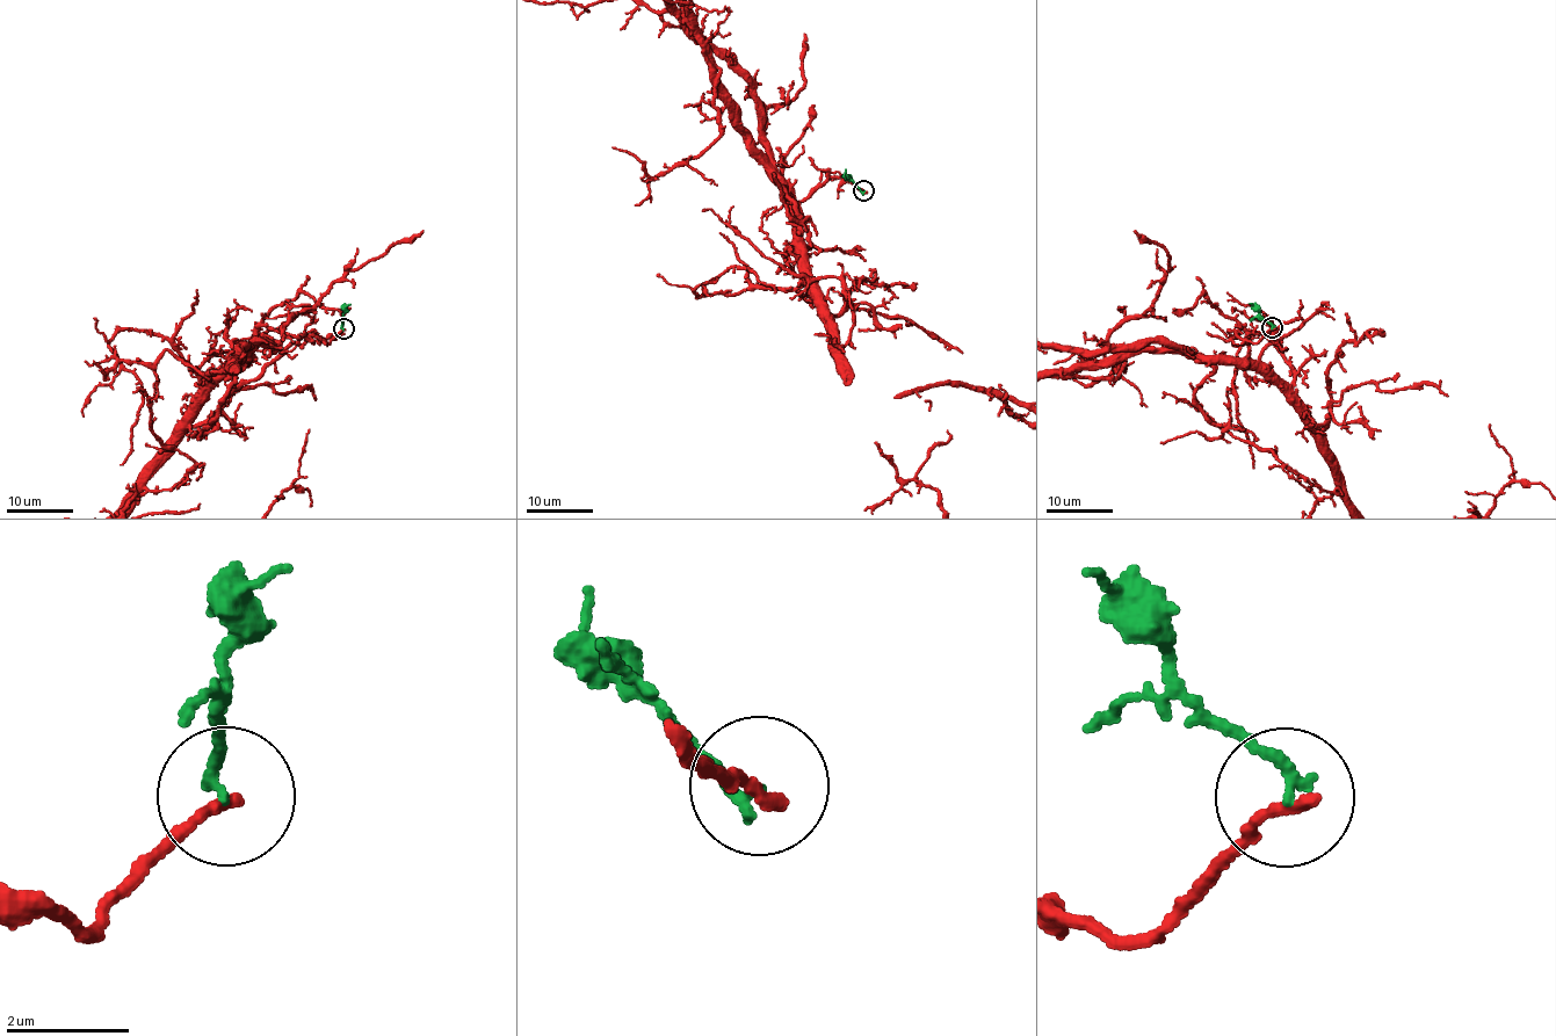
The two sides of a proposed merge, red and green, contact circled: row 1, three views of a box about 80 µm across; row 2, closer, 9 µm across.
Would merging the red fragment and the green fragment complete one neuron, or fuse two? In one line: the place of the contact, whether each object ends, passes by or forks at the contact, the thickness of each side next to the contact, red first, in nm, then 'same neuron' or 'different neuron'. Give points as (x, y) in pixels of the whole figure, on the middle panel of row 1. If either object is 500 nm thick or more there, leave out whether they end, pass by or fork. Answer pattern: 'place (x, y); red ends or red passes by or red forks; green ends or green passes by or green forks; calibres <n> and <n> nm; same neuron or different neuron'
place (863, 190); red ends; green ends; calibres 200 and 190 nm; different neuron

